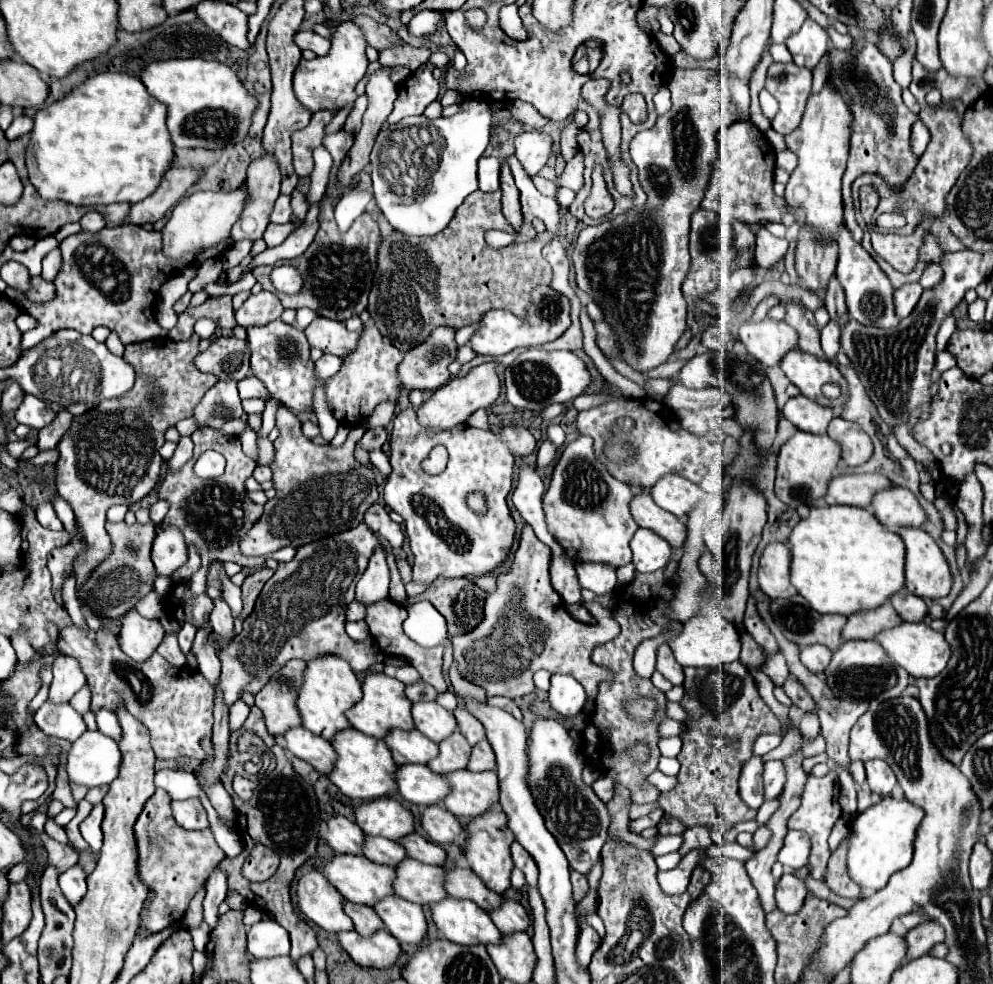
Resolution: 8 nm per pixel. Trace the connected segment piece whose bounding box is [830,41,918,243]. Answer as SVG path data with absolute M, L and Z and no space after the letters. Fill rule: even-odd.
M862 41L860 51L856 47L852 51L830 51L830 81L844 95L844 101L850 105L854 115L850 157L842 177L842 197L845 223L854 234L854 239L861 243L863 231L856 221L850 187L854 179L864 173L878 173L896 187L904 185L918 161L918 157L910 151L910 129L918 115L908 111L908 107L902 103L900 85L892 77L890 59L868 41Z

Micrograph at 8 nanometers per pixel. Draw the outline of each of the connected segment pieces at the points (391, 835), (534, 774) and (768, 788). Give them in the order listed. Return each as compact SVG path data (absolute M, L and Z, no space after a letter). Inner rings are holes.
M392 797L362 803L356 809L356 823L364 829L366 835L394 841L414 833L414 815Z
M536 719L530 729L528 761L528 787L546 821L546 829L556 837L570 867L578 873L588 873L600 859L600 851L608 839L610 813L606 803L582 781L584 759L580 747L556 719Z
M766 761L764 763L764 791L766 799L774 799L782 793L786 781L786 767L782 761Z

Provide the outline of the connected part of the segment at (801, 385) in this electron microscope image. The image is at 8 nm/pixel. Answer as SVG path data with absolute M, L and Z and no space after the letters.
M792 349L780 363L786 377L800 389L800 393L820 405L834 407L834 401L826 399L822 395L824 383L838 383L842 387L842 395L838 397L838 407L842 407L848 401L848 383L844 375L838 371L836 365L832 365L826 359L820 359L816 355L808 355L800 349Z

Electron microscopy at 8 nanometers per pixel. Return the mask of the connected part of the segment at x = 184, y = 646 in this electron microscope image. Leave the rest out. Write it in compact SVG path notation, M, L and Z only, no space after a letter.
M184 623L182 625L182 631L178 633L178 643L180 643L180 649L184 651L184 655L188 655L190 647L192 647L192 641L194 641L196 635L196 629L190 625L190 623Z

